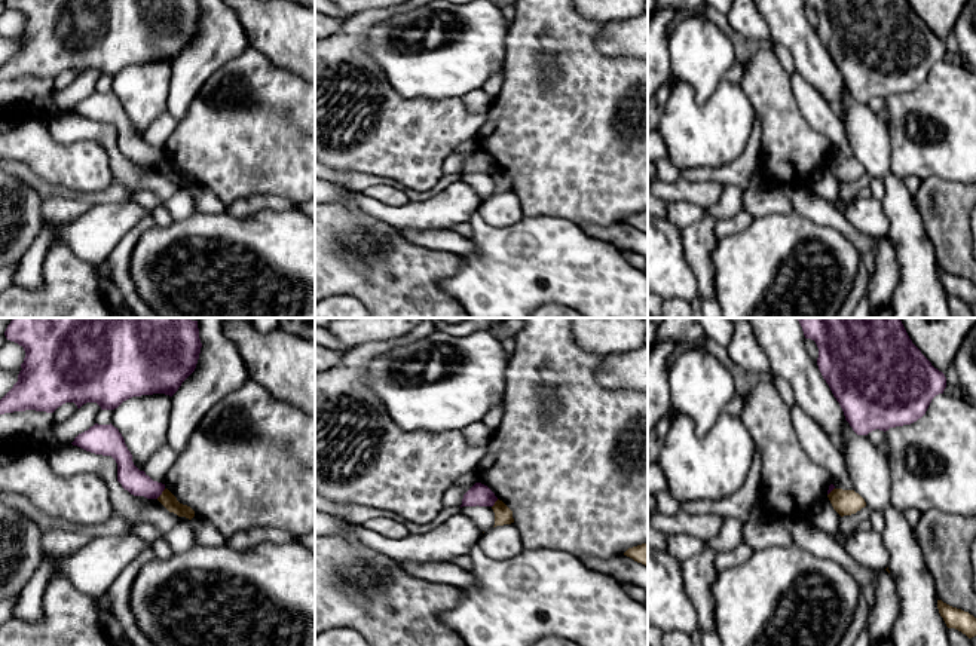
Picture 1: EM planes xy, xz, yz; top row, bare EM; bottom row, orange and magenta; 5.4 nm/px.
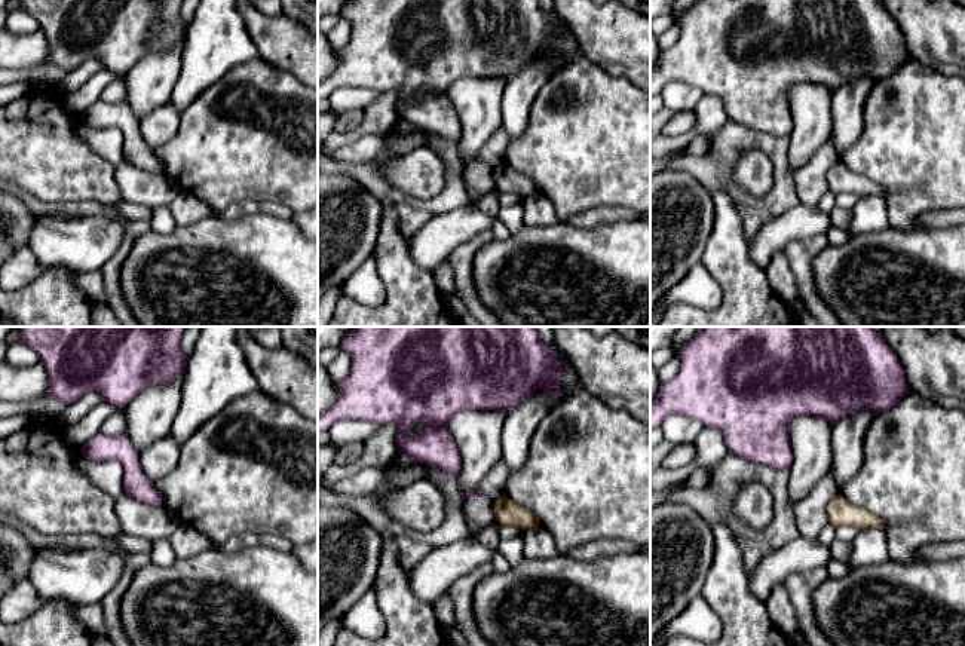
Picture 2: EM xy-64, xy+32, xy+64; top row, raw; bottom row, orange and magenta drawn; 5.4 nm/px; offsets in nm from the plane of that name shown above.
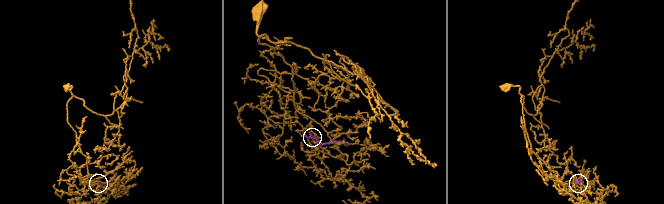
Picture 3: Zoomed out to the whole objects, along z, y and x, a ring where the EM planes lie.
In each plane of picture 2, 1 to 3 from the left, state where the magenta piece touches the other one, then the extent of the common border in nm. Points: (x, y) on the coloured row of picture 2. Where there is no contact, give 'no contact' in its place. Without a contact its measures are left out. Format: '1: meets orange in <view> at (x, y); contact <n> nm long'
1: no contact
2: no contact
3: no contact

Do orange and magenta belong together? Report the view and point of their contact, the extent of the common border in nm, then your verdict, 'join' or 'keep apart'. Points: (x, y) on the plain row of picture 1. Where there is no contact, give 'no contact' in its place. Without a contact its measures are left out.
xy (162, 161) | 80 nm | keep apart

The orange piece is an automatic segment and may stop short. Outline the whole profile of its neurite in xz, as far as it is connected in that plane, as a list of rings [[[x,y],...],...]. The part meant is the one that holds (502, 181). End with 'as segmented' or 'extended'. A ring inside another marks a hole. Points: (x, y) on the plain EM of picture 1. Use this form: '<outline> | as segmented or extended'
[[[498,166],[492,177],[495,180],[493,195],[514,190],[513,178],[502,168]]] | as segmented

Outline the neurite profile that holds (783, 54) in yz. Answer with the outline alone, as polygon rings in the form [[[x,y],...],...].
[[[774,42],[770,48],[777,55],[777,58],[778,58],[780,64],[783,65],[783,68],[786,70],[786,73],[789,76],[792,76],[796,71],[796,68],[795,68],[795,61],[793,61],[790,50],[777,42]]]

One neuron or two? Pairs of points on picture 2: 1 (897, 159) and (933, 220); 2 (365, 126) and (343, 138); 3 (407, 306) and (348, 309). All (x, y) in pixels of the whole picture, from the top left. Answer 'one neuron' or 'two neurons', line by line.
1: two neurons
2: one neuron
3: one neuron

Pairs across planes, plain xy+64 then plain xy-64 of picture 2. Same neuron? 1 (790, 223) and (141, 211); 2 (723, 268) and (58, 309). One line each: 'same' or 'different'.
1: different
2: same

